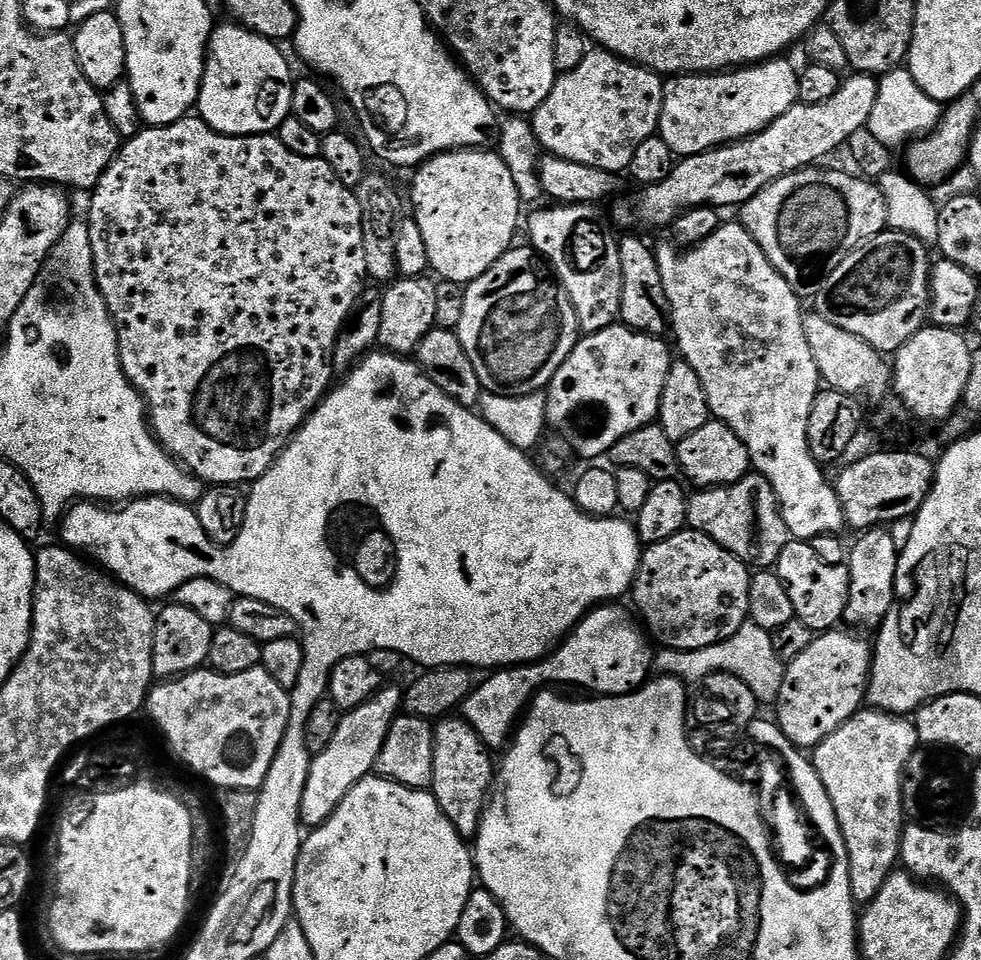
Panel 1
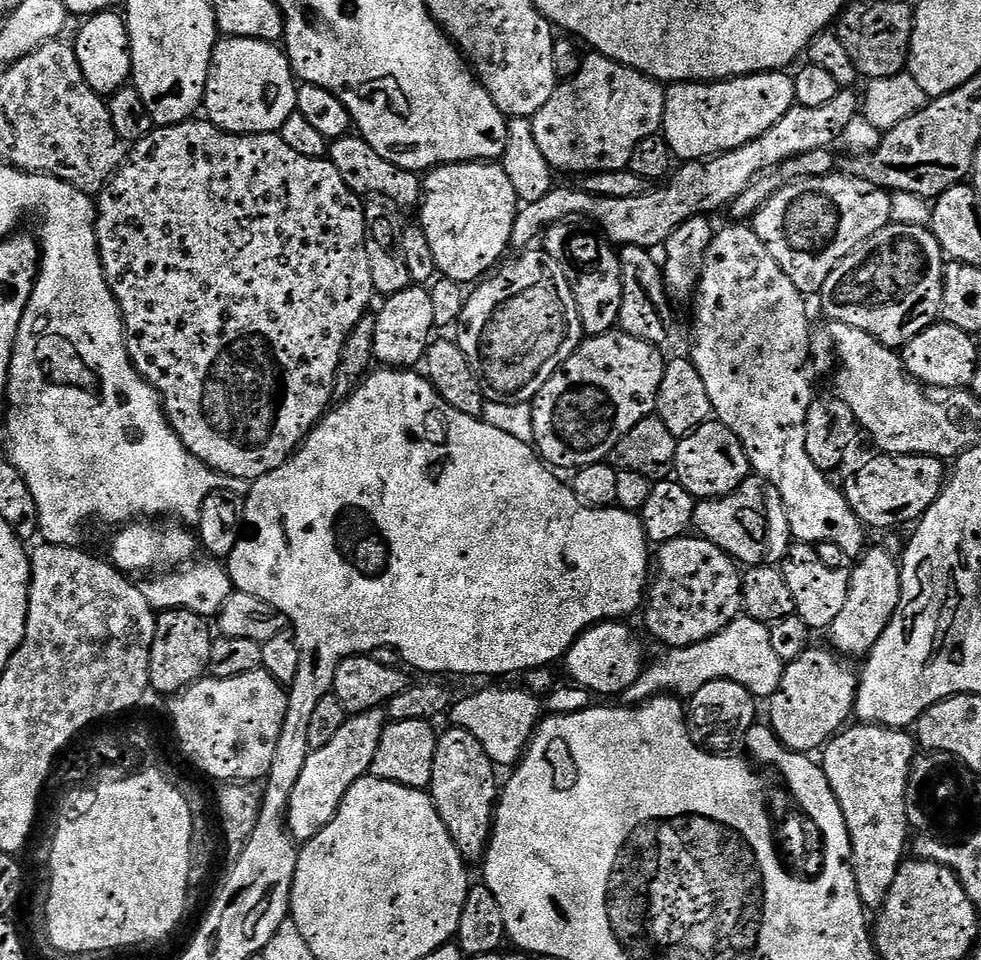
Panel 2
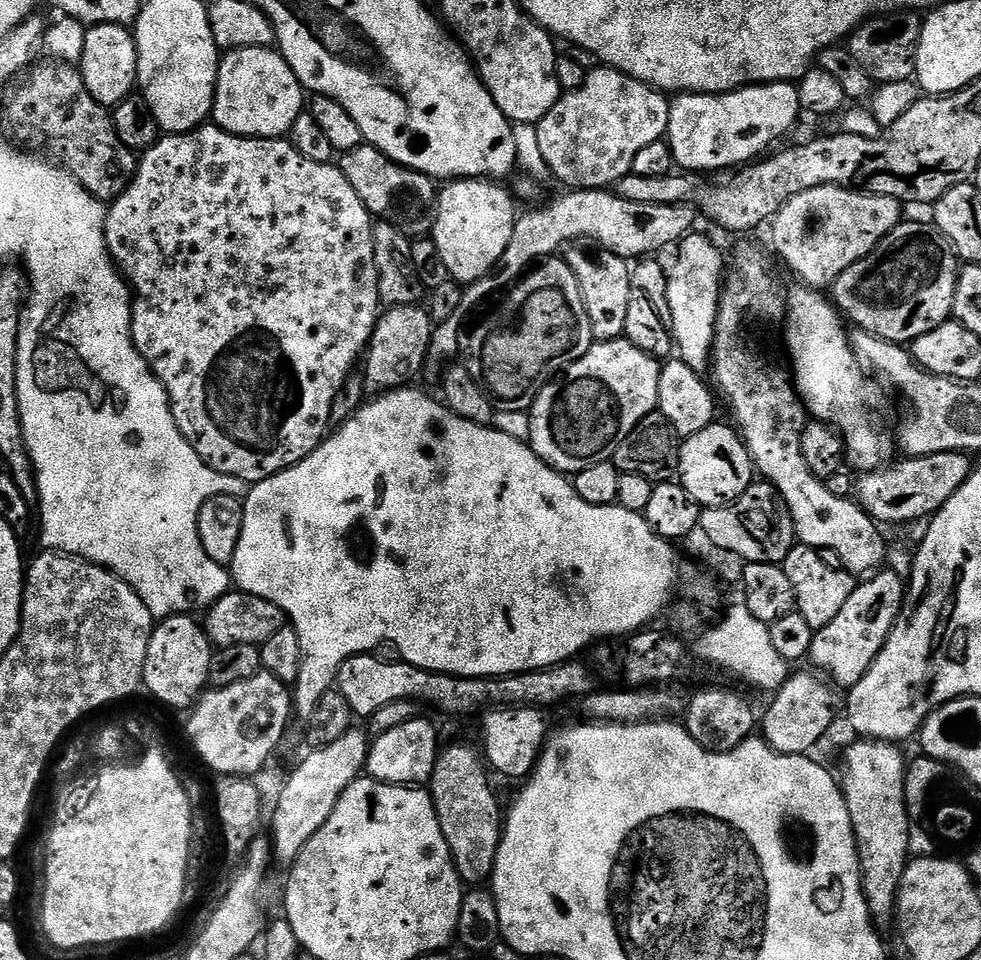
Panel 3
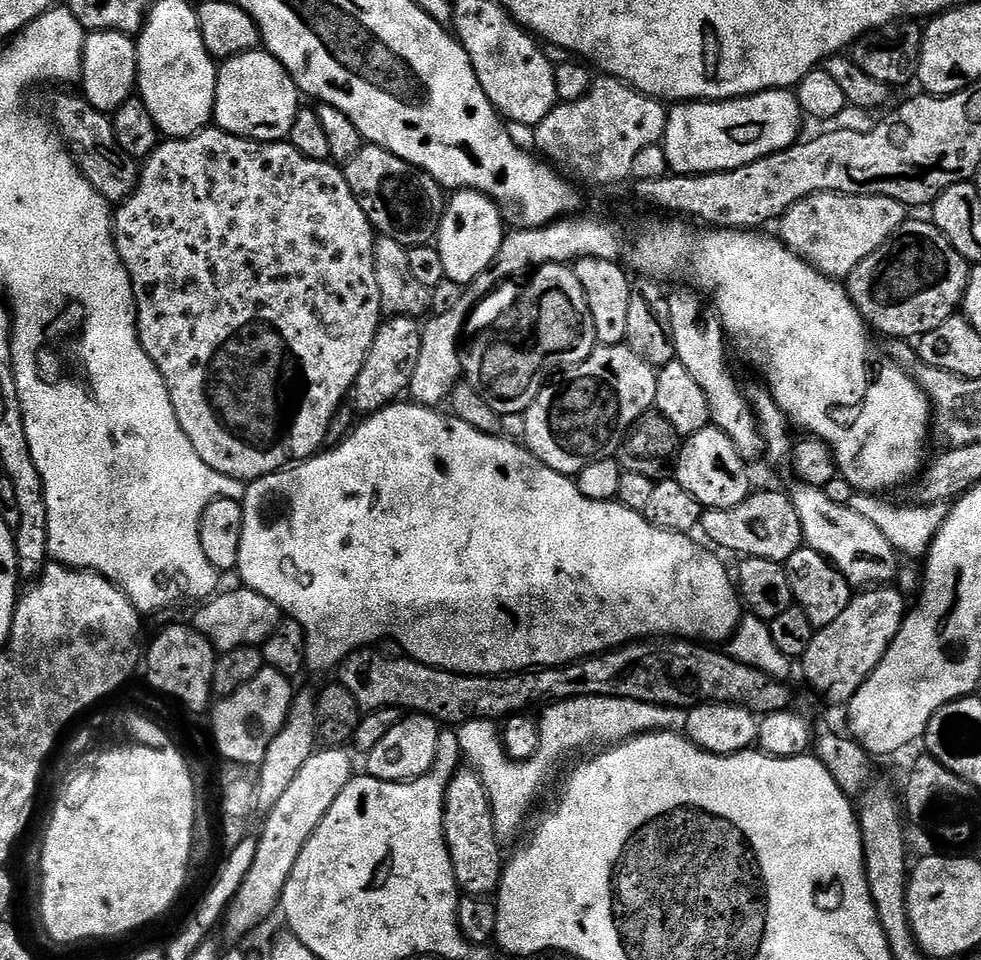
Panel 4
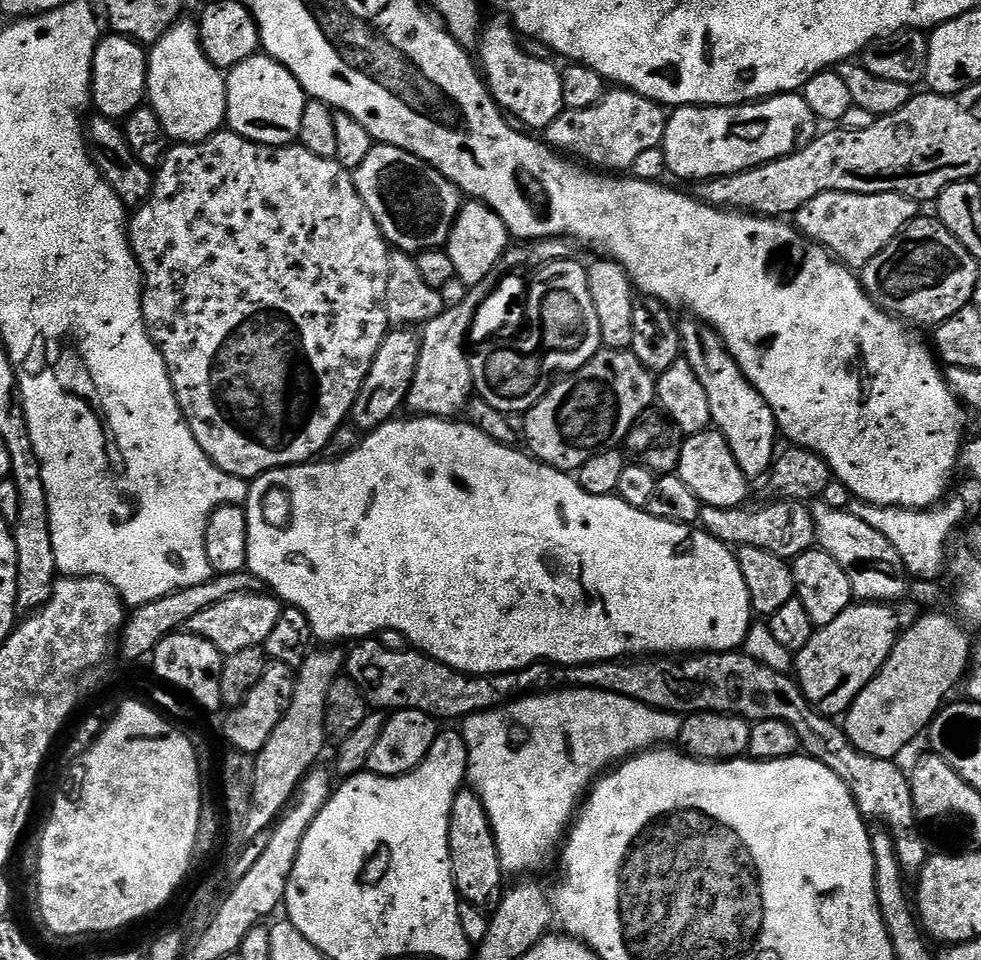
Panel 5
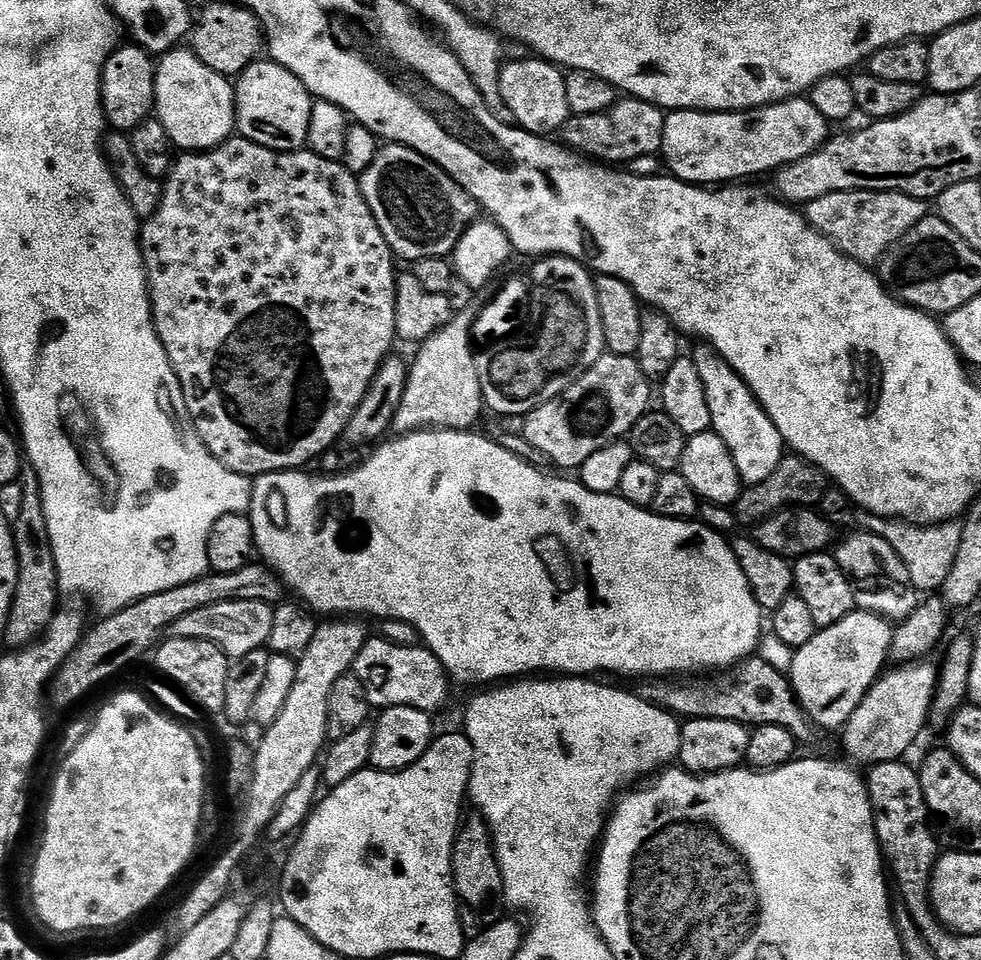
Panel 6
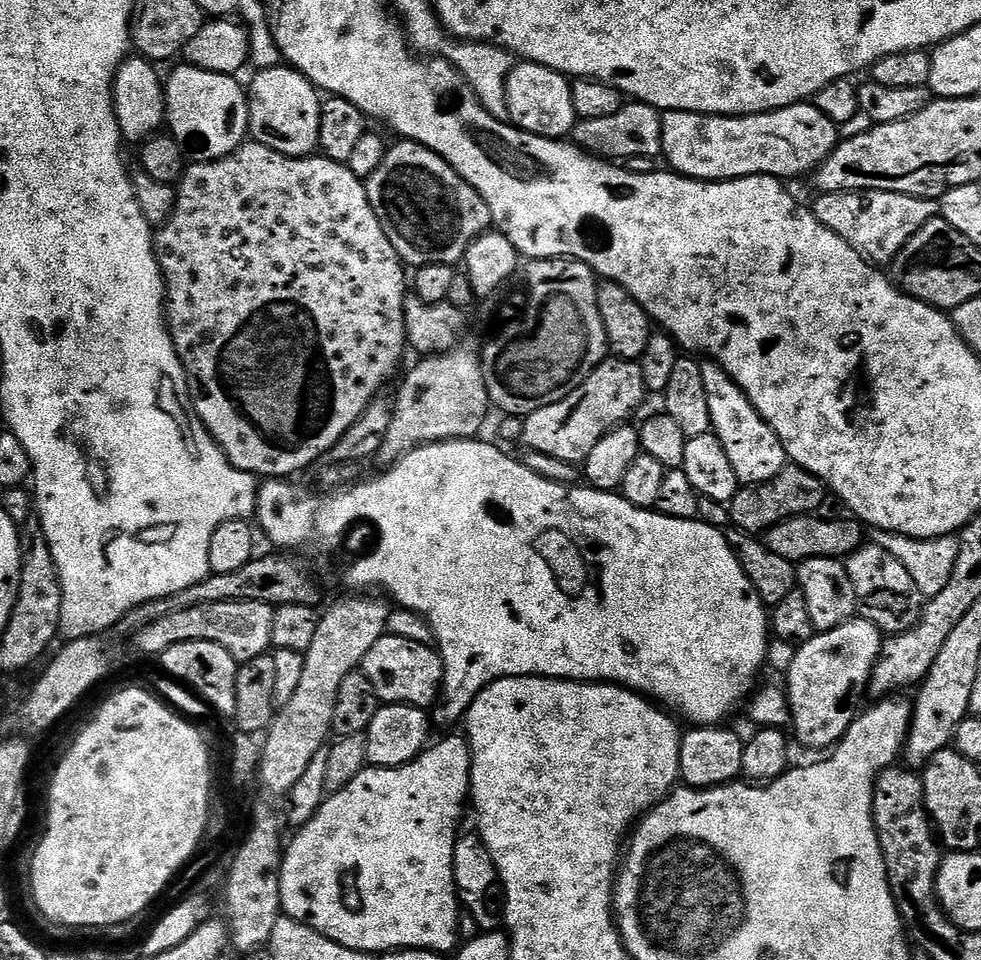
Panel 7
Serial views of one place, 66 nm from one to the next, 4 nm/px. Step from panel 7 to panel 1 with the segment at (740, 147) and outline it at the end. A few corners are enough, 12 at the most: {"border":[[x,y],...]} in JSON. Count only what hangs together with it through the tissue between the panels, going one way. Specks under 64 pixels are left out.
{"border":[[773,58],[664,85],[677,157],[744,140],[800,99]]}

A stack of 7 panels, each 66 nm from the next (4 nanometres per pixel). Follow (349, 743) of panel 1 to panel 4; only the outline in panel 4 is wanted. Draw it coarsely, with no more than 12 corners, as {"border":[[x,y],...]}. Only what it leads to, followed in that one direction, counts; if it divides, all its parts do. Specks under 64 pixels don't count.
{"border":[[340,746],[315,751],[263,817],[227,907],[230,935],[272,911],[314,830],[354,778]]}

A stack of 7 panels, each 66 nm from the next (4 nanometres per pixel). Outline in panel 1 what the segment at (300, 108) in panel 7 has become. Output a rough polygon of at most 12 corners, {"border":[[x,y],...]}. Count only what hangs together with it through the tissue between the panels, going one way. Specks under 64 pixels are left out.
{"border":[[235,22],[208,40],[199,119],[272,134],[294,75],[271,40]]}

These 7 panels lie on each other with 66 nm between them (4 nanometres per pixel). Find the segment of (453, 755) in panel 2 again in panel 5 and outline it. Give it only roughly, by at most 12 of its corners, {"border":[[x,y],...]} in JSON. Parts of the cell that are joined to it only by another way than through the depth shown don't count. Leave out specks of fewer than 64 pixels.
{"border":[[456,793],[450,862],[456,895],[489,914],[506,873],[486,806]]}

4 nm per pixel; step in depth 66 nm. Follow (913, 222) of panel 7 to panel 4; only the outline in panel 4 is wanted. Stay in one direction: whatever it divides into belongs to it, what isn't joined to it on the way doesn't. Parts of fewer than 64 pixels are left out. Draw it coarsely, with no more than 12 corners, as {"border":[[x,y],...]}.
{"border":[[815,192],[778,235],[847,278],[906,219],[885,196]]}

